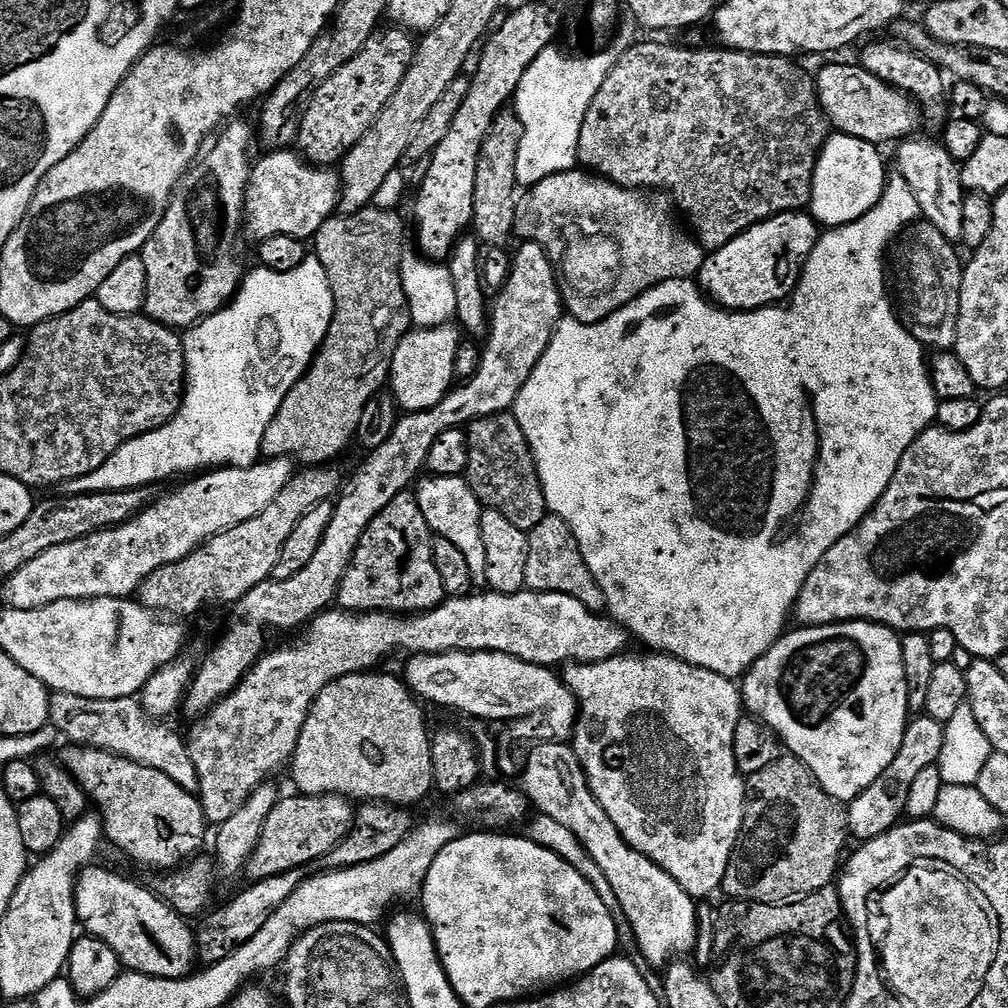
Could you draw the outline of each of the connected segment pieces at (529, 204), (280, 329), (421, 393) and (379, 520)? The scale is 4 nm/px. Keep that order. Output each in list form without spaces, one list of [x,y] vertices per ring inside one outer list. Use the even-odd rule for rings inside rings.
[[[573,170],[570,172],[556,172],[550,178],[542,178],[542,182],[531,185],[527,189],[528,192],[524,197],[521,195],[516,200],[516,226],[515,235],[524,242],[531,242],[542,246],[542,250],[550,258],[559,283],[563,285],[567,291],[563,293],[562,299],[567,315],[573,320],[582,322],[583,324],[597,324],[602,322],[610,314],[614,314],[622,306],[626,306],[630,302],[637,300],[646,290],[650,290],[654,286],[658,286],[662,282],[670,282],[671,280],[691,280],[699,277],[702,266],[704,265],[705,249],[701,248],[700,243],[696,241],[695,236],[689,234],[683,227],[682,229],[676,225],[678,221],[677,213],[674,211],[674,201],[666,192],[659,190],[637,190],[635,188],[623,188],[621,184],[615,184],[613,180],[605,180],[599,174],[593,174],[588,170]]]
[[[312,254],[305,255],[304,261],[294,270],[275,272],[269,268],[257,267],[255,271],[249,271],[245,275],[244,279],[240,281],[236,295],[220,311],[214,313],[213,316],[208,316],[206,319],[201,320],[198,324],[193,324],[191,328],[183,333],[182,343],[184,346],[184,374],[186,383],[182,403],[175,416],[165,422],[161,428],[153,428],[150,432],[144,432],[141,436],[135,436],[133,440],[127,440],[105,464],[98,470],[91,472],[89,476],[71,481],[70,488],[73,493],[115,492],[117,488],[146,488],[155,485],[155,480],[164,480],[167,476],[178,475],[179,472],[192,472],[188,474],[196,474],[201,470],[215,470],[225,466],[229,468],[249,468],[251,464],[257,463],[261,459],[262,453],[260,447],[262,446],[262,438],[266,434],[270,422],[273,422],[274,414],[278,414],[278,406],[282,406],[287,392],[299,382],[307,369],[312,365],[312,357],[320,349],[320,344],[330,330],[330,322],[334,318],[334,294],[330,290],[330,282],[326,278],[326,270],[322,266],[322,262]]]
[[[452,324],[414,328],[404,334],[391,358],[388,383],[397,407],[401,411],[421,412],[432,409],[434,405],[440,404],[445,399],[456,380],[454,358],[461,343],[461,331]]]
[[[411,491],[398,494],[398,498],[394,498],[394,502],[390,502],[390,506],[386,506],[386,510],[382,510],[382,514],[378,514],[362,534],[340,583],[339,607],[349,612],[415,614],[428,612],[444,603],[446,597],[442,577],[438,574],[438,566],[434,566],[433,539],[434,533],[426,518],[422,518],[422,510],[416,505],[415,495]]]

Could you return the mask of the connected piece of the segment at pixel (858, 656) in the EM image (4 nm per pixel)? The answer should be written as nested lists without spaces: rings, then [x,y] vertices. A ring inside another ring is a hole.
[[[845,620],[838,624],[800,626],[797,629],[797,632],[789,631],[781,636],[776,645],[754,667],[744,673],[742,677],[742,704],[747,711],[749,708],[748,712],[755,719],[763,721],[777,733],[783,747],[812,771],[812,777],[824,787],[826,794],[830,794],[835,800],[850,802],[855,796],[862,794],[862,790],[871,786],[884,773],[886,766],[890,766],[890,762],[894,762],[894,758],[902,746],[904,732],[908,728],[910,719],[908,683],[902,662],[901,637],[893,629],[887,628],[886,625],[872,624],[869,620]]]

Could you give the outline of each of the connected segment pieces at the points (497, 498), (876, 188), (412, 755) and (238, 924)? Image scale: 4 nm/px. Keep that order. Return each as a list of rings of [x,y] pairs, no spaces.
[[[511,411],[499,412],[493,416],[487,416],[481,420],[474,420],[471,424],[467,425],[466,435],[468,437],[468,470],[466,473],[466,479],[469,486],[474,490],[474,494],[480,499],[481,505],[484,508],[493,508],[498,510],[498,514],[506,514],[506,518],[510,518],[510,522],[514,522],[514,526],[523,528],[525,530],[530,530],[534,526],[538,526],[538,522],[542,522],[542,518],[549,515],[548,503],[544,497],[544,491],[540,485],[540,475],[536,469],[536,460],[532,457],[532,451],[530,446],[526,442],[526,434],[522,434],[522,426],[518,426],[515,415]]]
[[[829,135],[816,158],[810,214],[825,229],[841,228],[862,218],[882,198],[886,183],[881,149],[862,138]]]
[[[369,670],[366,672],[356,672],[353,676],[343,676],[337,680],[331,680],[318,694],[310,714],[306,718],[306,726],[302,726],[302,734],[298,738],[296,753],[292,755],[290,769],[292,768],[292,780],[297,784],[299,791],[305,796],[324,796],[327,792],[335,796],[347,796],[356,802],[383,802],[393,806],[412,806],[416,804],[429,791],[433,791],[432,783],[432,736],[428,732],[428,724],[424,721],[424,712],[421,701],[412,695],[407,684],[399,675],[383,676],[380,670]]]
[[[307,867],[295,868],[265,880],[249,883],[249,888],[242,889],[225,908],[220,908],[217,912],[209,911],[199,921],[200,929],[197,927],[194,932],[199,963],[207,966],[222,962],[222,958],[242,946],[242,942],[250,942],[250,938],[254,938],[254,934],[258,934],[258,930],[266,926],[266,918],[270,918],[270,914],[274,914],[274,910],[278,910],[278,906],[282,906],[282,902],[286,902],[286,898],[290,898],[290,894],[294,894],[294,890],[302,881],[307,880],[309,875]]]

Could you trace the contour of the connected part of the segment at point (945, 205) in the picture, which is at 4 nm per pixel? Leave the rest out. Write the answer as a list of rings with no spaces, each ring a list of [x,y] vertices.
[[[905,139],[897,147],[901,148],[896,152],[895,171],[910,182],[910,190],[914,190],[914,198],[918,198],[921,217],[933,224],[947,240],[961,241],[962,206],[966,190],[960,181],[960,164],[950,156],[943,143],[916,139]]]

